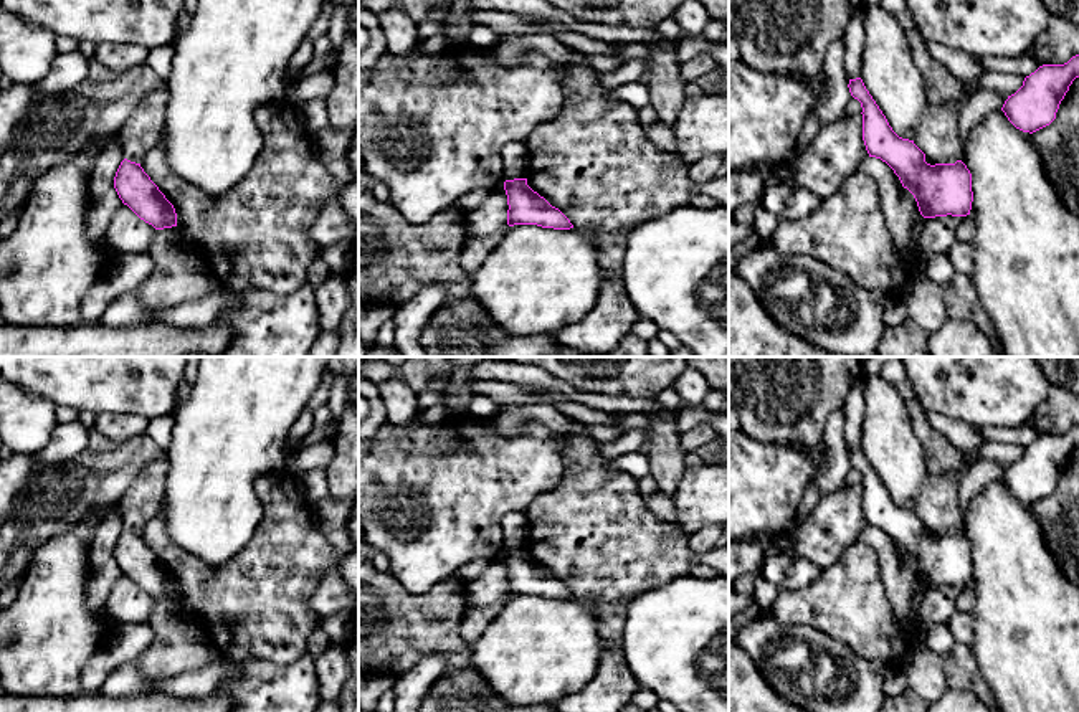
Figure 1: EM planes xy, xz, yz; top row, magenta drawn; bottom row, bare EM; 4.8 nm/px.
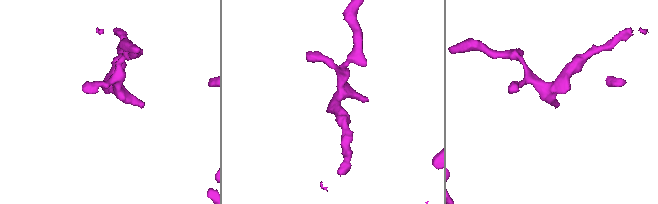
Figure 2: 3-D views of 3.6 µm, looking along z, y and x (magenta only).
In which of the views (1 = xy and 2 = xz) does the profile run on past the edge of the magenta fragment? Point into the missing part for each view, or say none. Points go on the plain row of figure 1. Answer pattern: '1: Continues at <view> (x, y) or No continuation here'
1: No continuation here
2: No continuation here

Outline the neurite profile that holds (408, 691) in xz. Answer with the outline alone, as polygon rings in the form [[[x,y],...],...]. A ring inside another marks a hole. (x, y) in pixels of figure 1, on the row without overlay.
[[[435,654],[420,661],[410,672],[397,677],[393,686],[393,712],[420,712],[423,697],[443,674],[449,657]]]

